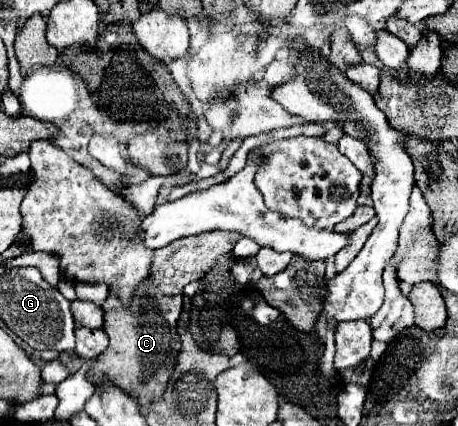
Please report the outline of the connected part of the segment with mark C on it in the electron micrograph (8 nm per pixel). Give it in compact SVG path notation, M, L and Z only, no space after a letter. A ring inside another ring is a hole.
M212 231L196 237L184 237L168 247L156 249L154 263L152 263L152 279L144 283L130 307L124 307L116 295L108 295L104 301L104 333L110 339L106 351L98 355L98 361L88 371L90 381L98 381L100 377L108 377L124 391L132 393L140 399L140 405L146 407L148 403L156 401L166 387L166 381L172 375L176 355L180 351L180 337L176 333L176 321L182 313L182 289L190 281L198 281L216 261L216 257L230 253L234 241L242 235L226 233L226 231Z

